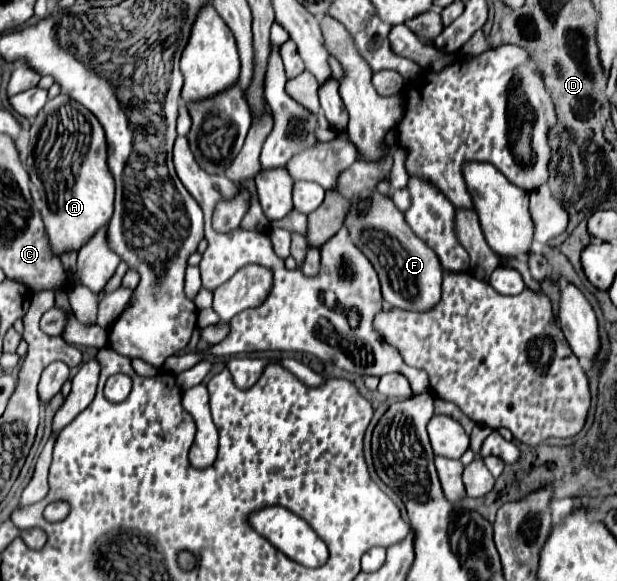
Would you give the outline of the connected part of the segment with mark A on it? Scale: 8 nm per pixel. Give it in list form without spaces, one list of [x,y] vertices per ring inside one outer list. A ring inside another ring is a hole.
[[[58,95],[50,99],[46,107],[42,107],[42,111],[34,117],[30,127],[26,169],[30,173],[32,183],[38,187],[42,201],[46,203],[46,207],[42,209],[42,217],[56,255],[62,255],[70,249],[80,249],[86,239],[90,239],[100,227],[110,221],[110,215],[114,211],[114,177],[108,169],[106,135],[100,121],[78,101],[66,95]]]

